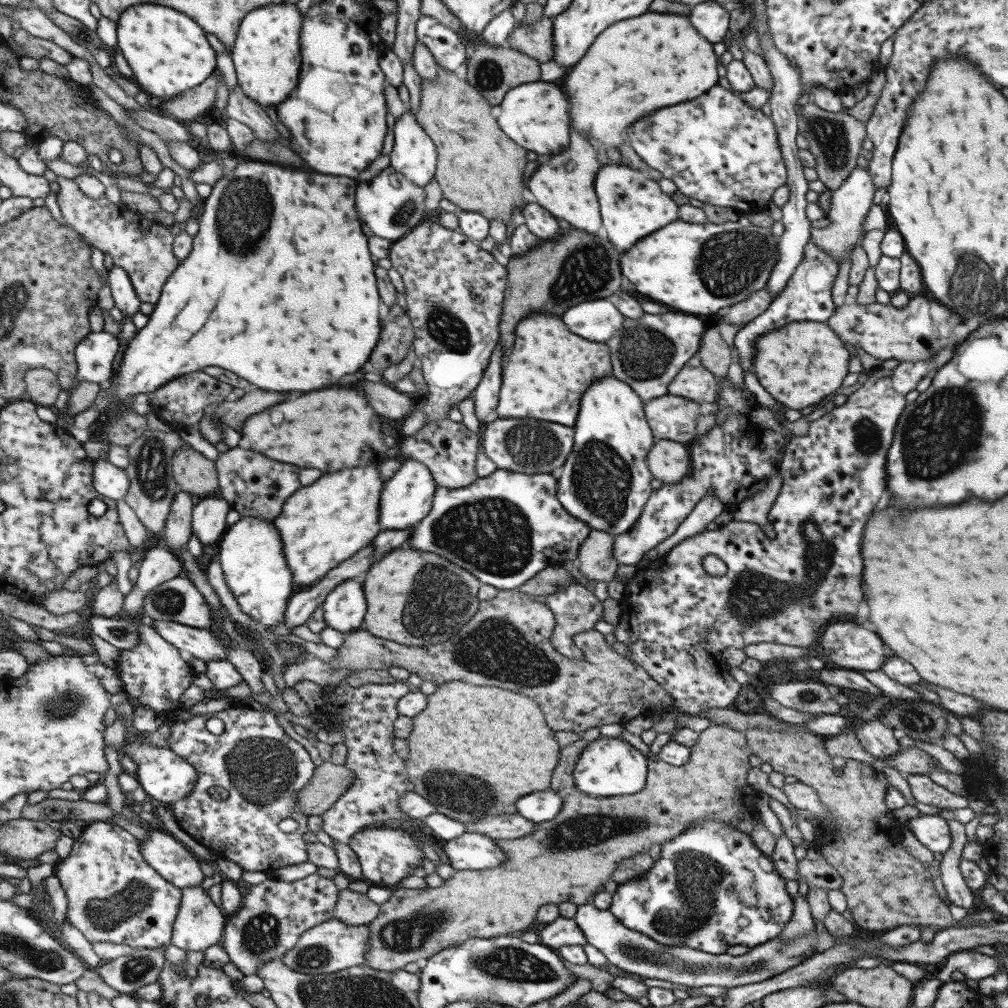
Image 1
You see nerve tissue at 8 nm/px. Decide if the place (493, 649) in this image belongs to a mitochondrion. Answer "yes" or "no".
yes

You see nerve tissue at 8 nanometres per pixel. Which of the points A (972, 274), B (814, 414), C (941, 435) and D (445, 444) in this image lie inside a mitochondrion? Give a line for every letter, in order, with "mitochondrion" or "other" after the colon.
A: mitochondrion
B: other
C: mitochondrion
D: other

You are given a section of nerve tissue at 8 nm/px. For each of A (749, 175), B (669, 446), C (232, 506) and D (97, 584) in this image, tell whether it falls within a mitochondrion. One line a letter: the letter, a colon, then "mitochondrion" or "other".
A: other
B: other
C: other
D: other

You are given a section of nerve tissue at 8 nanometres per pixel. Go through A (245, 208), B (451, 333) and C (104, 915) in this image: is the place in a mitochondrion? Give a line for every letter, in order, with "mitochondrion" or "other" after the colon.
A: mitochondrion
B: mitochondrion
C: mitochondrion

